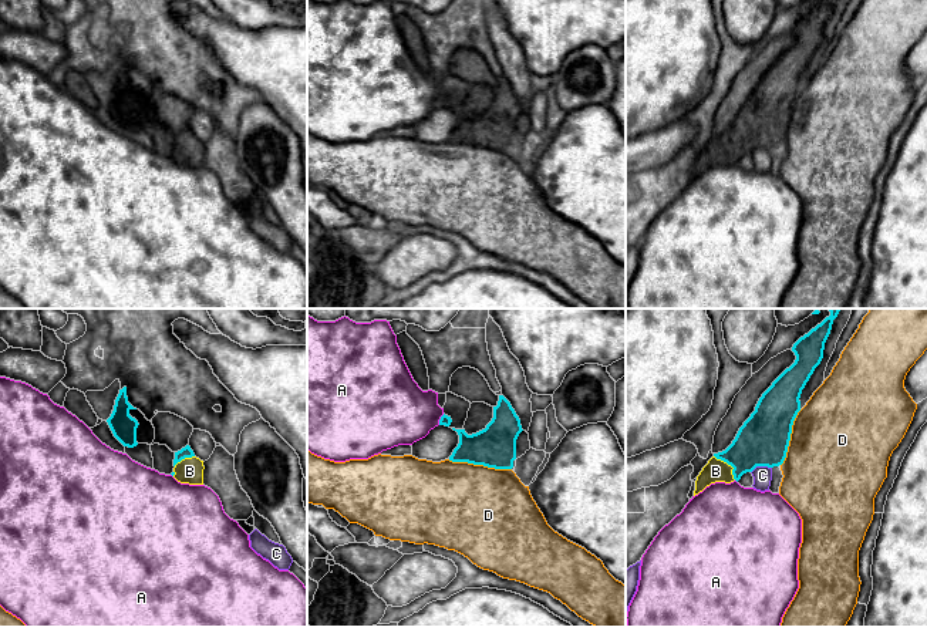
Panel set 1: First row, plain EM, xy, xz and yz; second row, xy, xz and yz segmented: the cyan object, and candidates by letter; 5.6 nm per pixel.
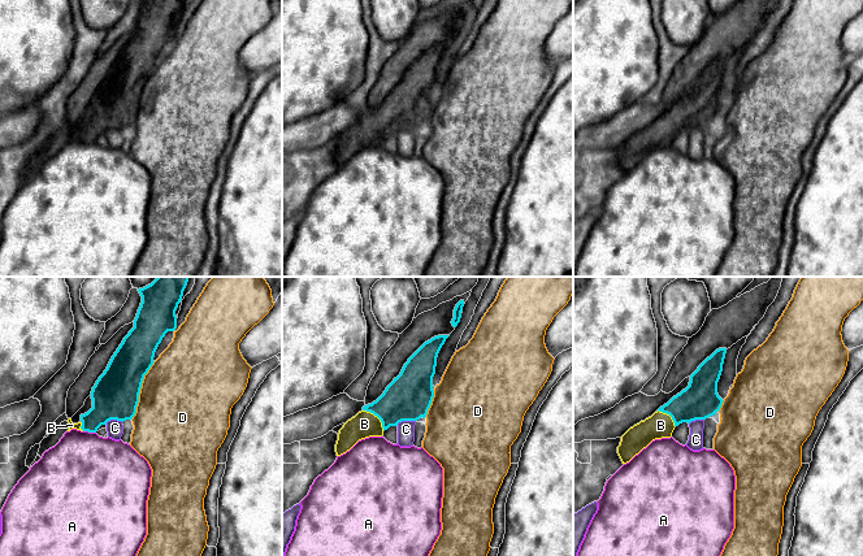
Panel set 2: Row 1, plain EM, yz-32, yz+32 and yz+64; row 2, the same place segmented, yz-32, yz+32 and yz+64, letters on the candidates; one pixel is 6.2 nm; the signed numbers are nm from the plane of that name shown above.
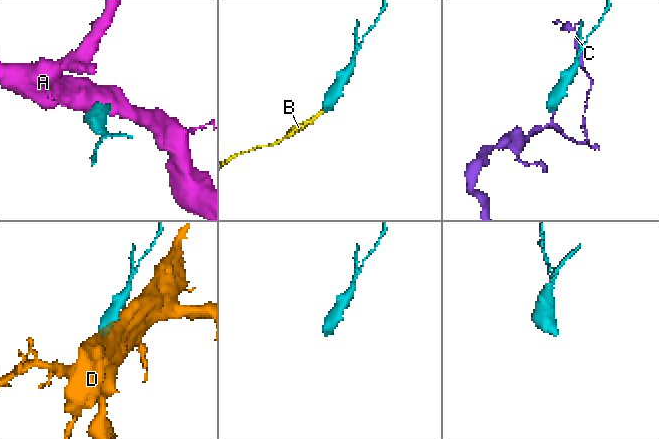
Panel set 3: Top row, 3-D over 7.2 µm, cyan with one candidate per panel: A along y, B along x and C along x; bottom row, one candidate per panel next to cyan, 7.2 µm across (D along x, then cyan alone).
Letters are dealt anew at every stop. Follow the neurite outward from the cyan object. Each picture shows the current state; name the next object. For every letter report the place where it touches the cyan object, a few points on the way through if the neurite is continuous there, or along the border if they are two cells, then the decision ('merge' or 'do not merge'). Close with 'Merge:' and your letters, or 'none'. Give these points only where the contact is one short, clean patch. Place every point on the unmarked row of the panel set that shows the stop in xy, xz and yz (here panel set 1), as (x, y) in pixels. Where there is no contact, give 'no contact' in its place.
A: xz (440, 101) | do not merge
B: yz (730, 145) | across yz (764, 120), (730, 145), (715, 152) | merge
C: yz (761, 147) | along yz (771, 148), (757, 148), (751, 154) | do not merge
D: xz (479, 145) | do not merge
Merge: B

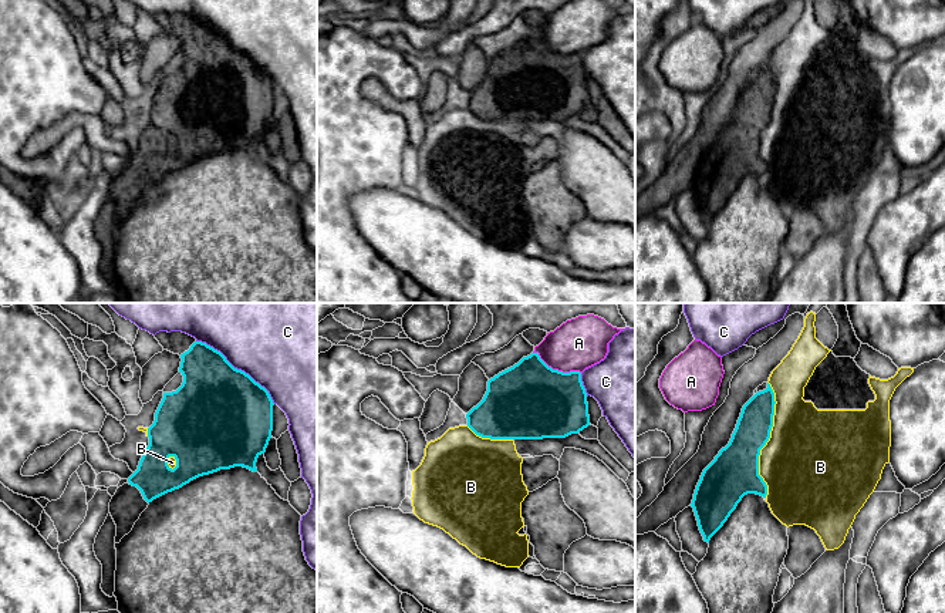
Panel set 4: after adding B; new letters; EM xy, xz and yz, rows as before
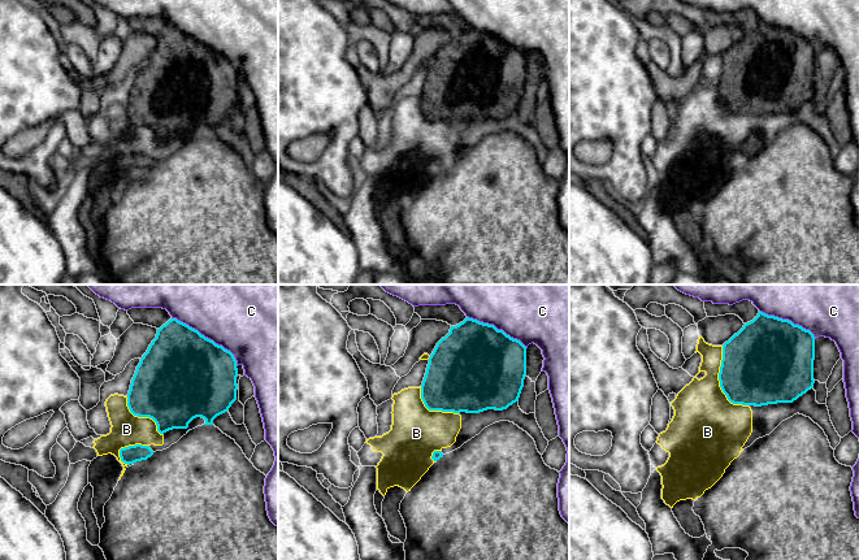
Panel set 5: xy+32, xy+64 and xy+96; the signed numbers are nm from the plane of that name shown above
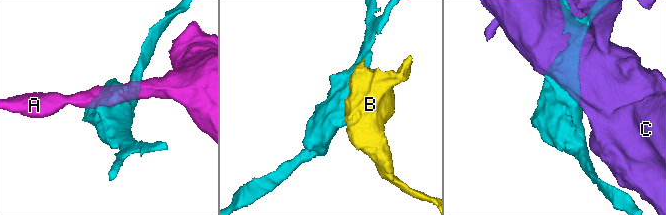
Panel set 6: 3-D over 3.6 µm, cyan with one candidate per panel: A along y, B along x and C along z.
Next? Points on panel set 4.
A: xz (557, 51) | do not merge
B: yz (768, 121) | do not merge
C: xy (236, 50) | do not merge
Merge: none

